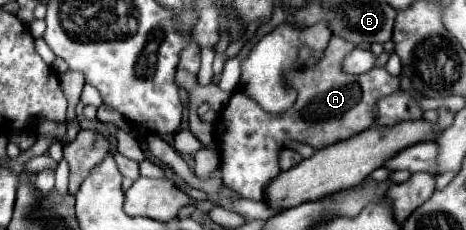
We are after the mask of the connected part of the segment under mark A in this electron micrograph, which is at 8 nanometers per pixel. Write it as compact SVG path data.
M331 37L323 59L313 71L291 71L287 83L299 93L297 103L283 115L265 113L253 99L243 93L233 93L229 105L221 111L217 125L219 155L223 167L223 183L239 195L263 201L265 187L281 173L279 153L285 141L307 143L315 149L327 147L335 141L353 137L369 129L375 121L373 109L379 97L391 95L399 89L399 79L385 73L385 69L371 69L363 75L347 75L341 71L343 57L353 49L341 37Z

